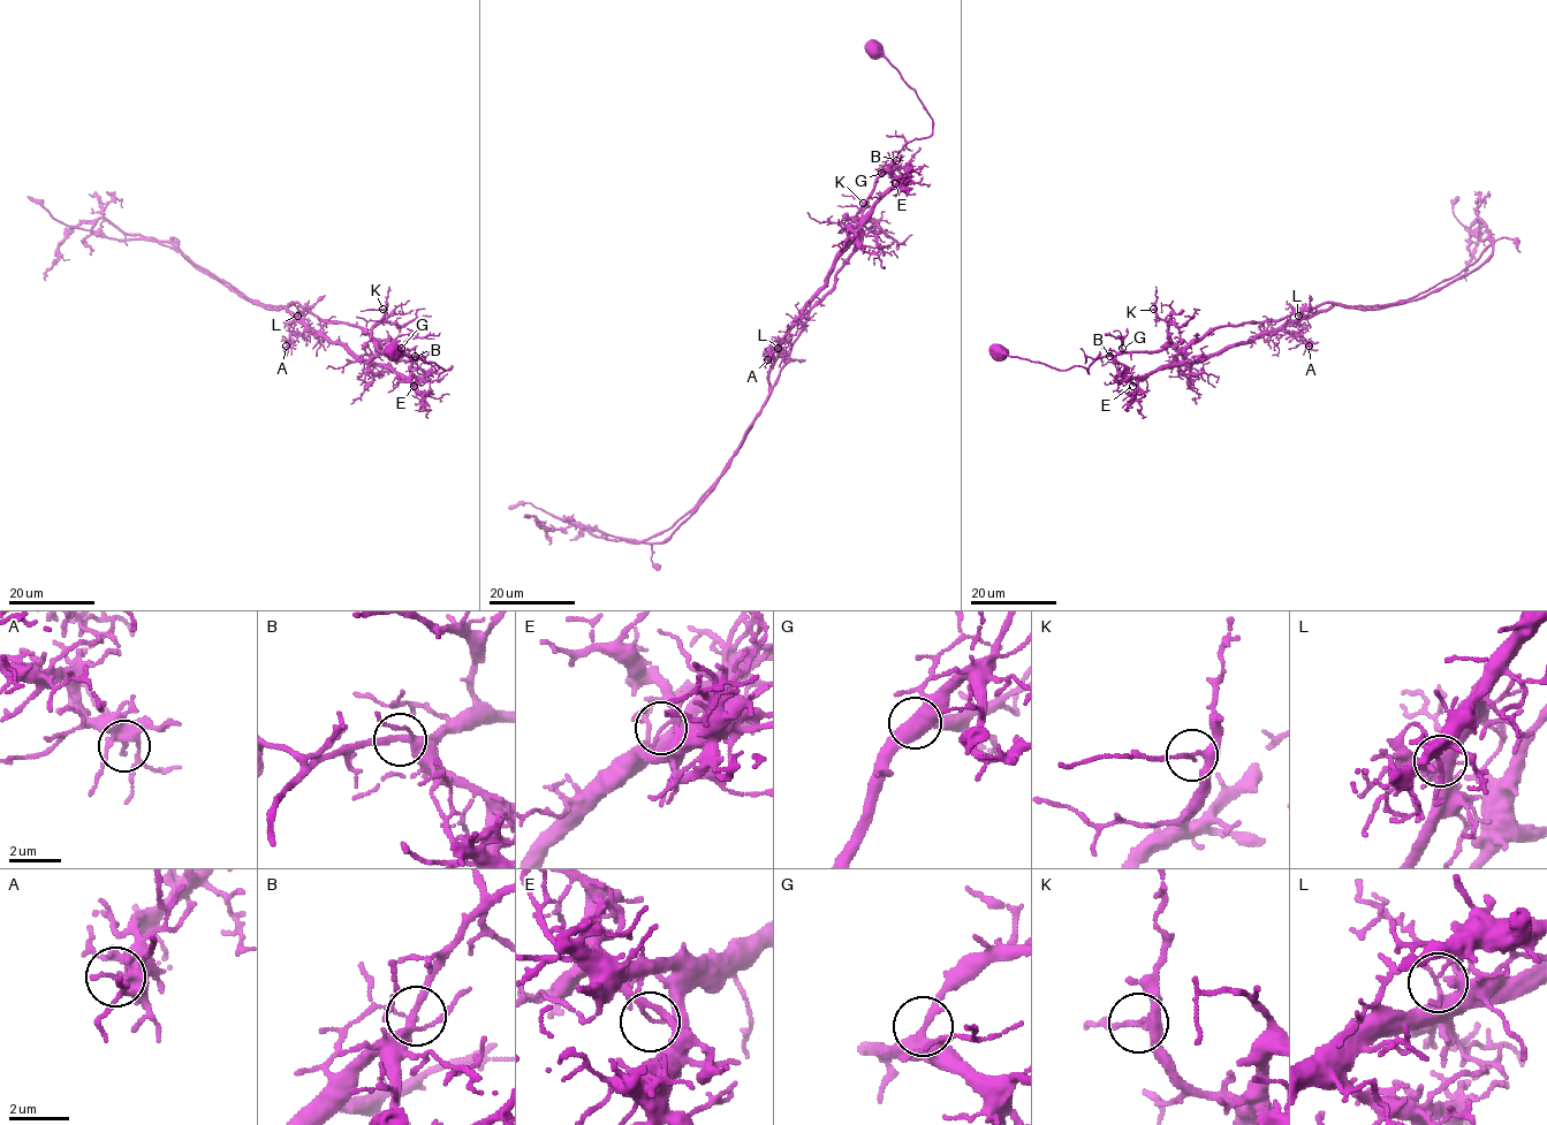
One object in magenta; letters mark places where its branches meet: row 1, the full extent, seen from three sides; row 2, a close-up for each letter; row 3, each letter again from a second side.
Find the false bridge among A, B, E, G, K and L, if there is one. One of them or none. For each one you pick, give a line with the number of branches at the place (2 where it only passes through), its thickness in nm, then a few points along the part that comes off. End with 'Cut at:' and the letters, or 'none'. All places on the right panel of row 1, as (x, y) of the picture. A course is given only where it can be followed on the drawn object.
E: 3 branches meet; 110 nm thick; foreign part runs (1134, 385), (1335, 305), (1381, 306), (1427, 291), (1491, 244), (1478, 219), (1466, 280)
Cut at: E

